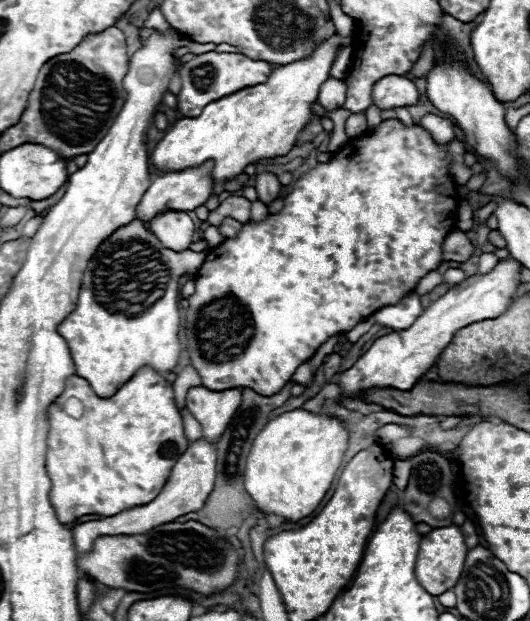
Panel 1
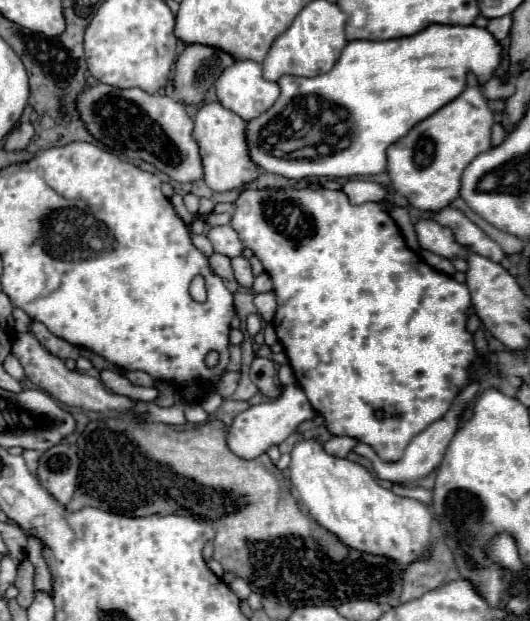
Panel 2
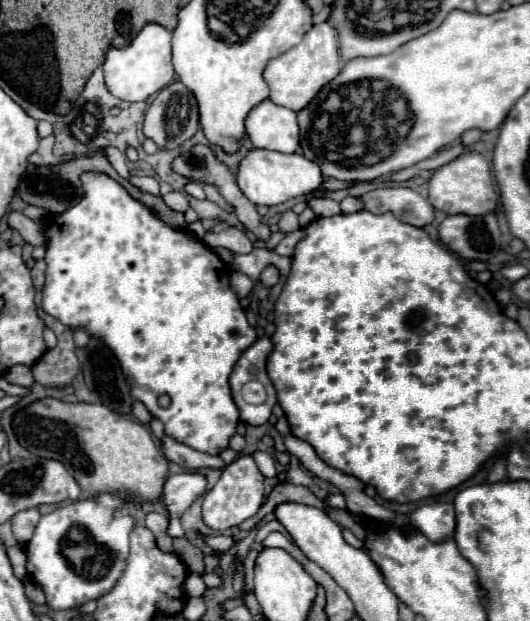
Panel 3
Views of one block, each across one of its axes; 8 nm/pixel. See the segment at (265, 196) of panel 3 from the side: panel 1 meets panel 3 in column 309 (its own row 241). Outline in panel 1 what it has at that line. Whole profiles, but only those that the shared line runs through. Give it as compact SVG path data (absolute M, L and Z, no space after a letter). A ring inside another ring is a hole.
M166 212L156 216L148 228L156 232L156 238L164 248L172 248L174 252L184 252L194 242L194 222L186 212Z

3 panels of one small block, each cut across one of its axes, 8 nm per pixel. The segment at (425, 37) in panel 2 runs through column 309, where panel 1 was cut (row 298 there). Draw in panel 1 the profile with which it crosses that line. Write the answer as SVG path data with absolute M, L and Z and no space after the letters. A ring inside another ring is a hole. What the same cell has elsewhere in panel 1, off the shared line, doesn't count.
M134 220L118 228L94 254L82 280L78 302L74 312L58 326L58 334L66 340L70 356L76 366L76 374L92 386L96 396L114 396L142 366L156 368L156 372L170 372L178 364L180 356L180 312L178 312L178 280L184 272L196 272L206 260L204 252L172 252L164 248L158 238L148 232L142 222Z

